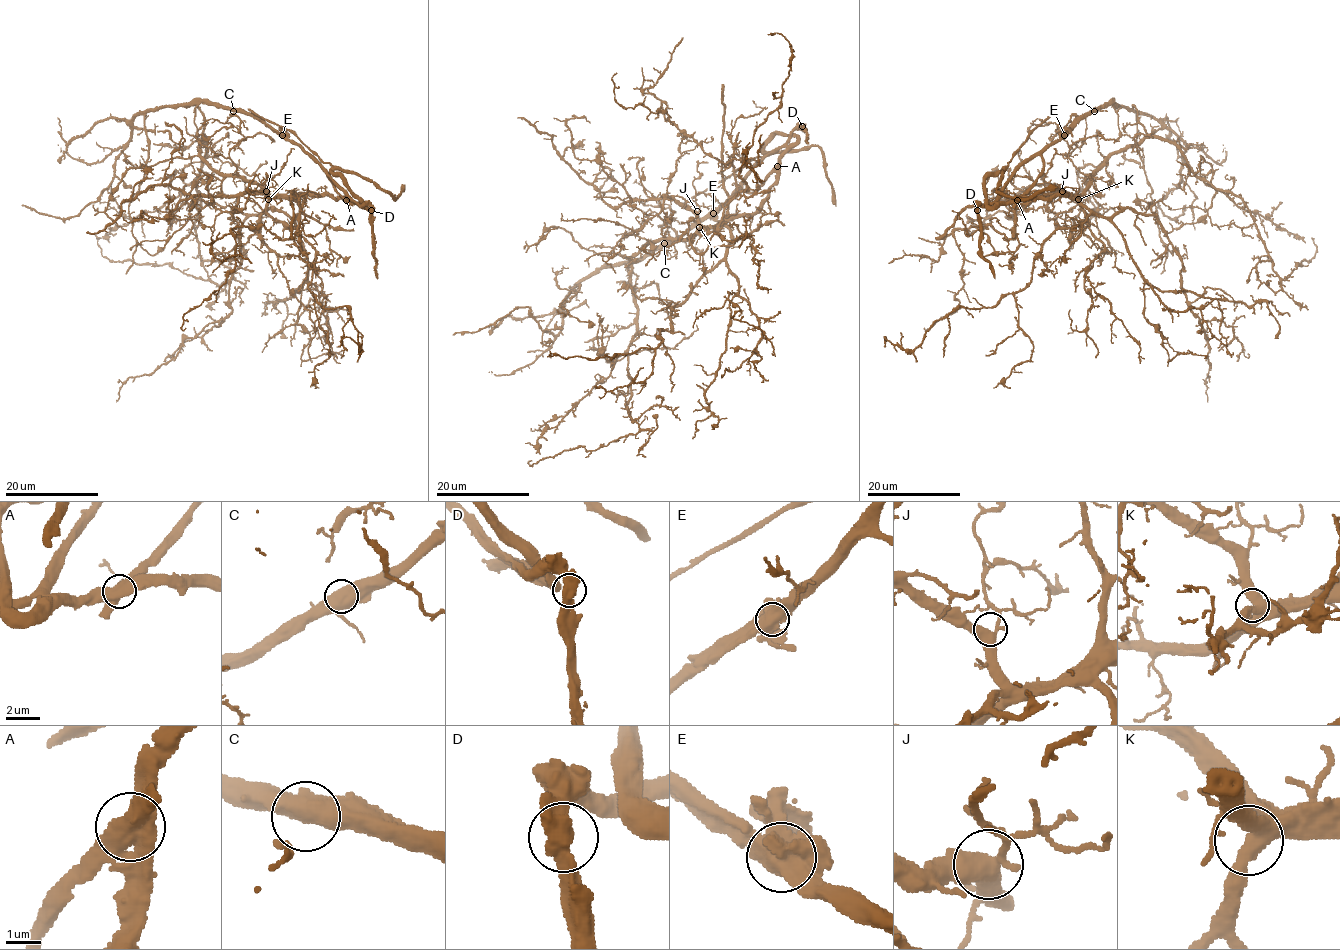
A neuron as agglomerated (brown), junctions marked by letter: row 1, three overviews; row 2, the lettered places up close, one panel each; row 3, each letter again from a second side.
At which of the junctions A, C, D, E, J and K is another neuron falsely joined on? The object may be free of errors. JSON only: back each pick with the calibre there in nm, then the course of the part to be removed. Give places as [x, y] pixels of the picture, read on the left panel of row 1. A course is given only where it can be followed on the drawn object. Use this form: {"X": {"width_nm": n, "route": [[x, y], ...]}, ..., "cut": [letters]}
{"A": {"width_nm": 550, "route": [[346, 200], [298, 145], [248, 113], [190, 102], [135, 118], [112, 181], [76, 215], [51, 216], [22, 205]]}, "cut": ["A"]}

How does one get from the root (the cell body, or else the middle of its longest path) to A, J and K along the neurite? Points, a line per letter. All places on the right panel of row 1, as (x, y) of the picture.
A: (1064, 195), (1018, 200)
J: (1064, 195), (1077, 195), (1062, 191)
K: (1064, 195), (1076, 195), (1078, 199)

